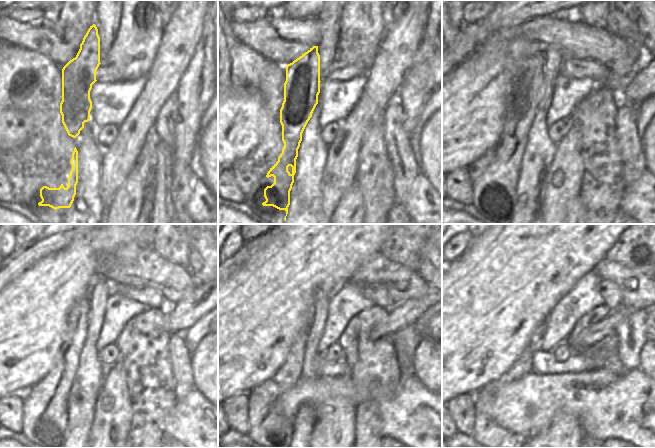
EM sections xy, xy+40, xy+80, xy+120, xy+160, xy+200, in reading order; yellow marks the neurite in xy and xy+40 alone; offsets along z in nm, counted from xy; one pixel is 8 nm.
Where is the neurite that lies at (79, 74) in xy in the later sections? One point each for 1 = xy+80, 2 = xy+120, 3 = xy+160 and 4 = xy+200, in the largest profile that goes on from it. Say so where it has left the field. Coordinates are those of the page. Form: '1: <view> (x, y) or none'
1: xy+80 (525, 93)
2: xy+120 (53, 424)
3: xy+160 (275, 425)
4: xy+200 (489, 427)

